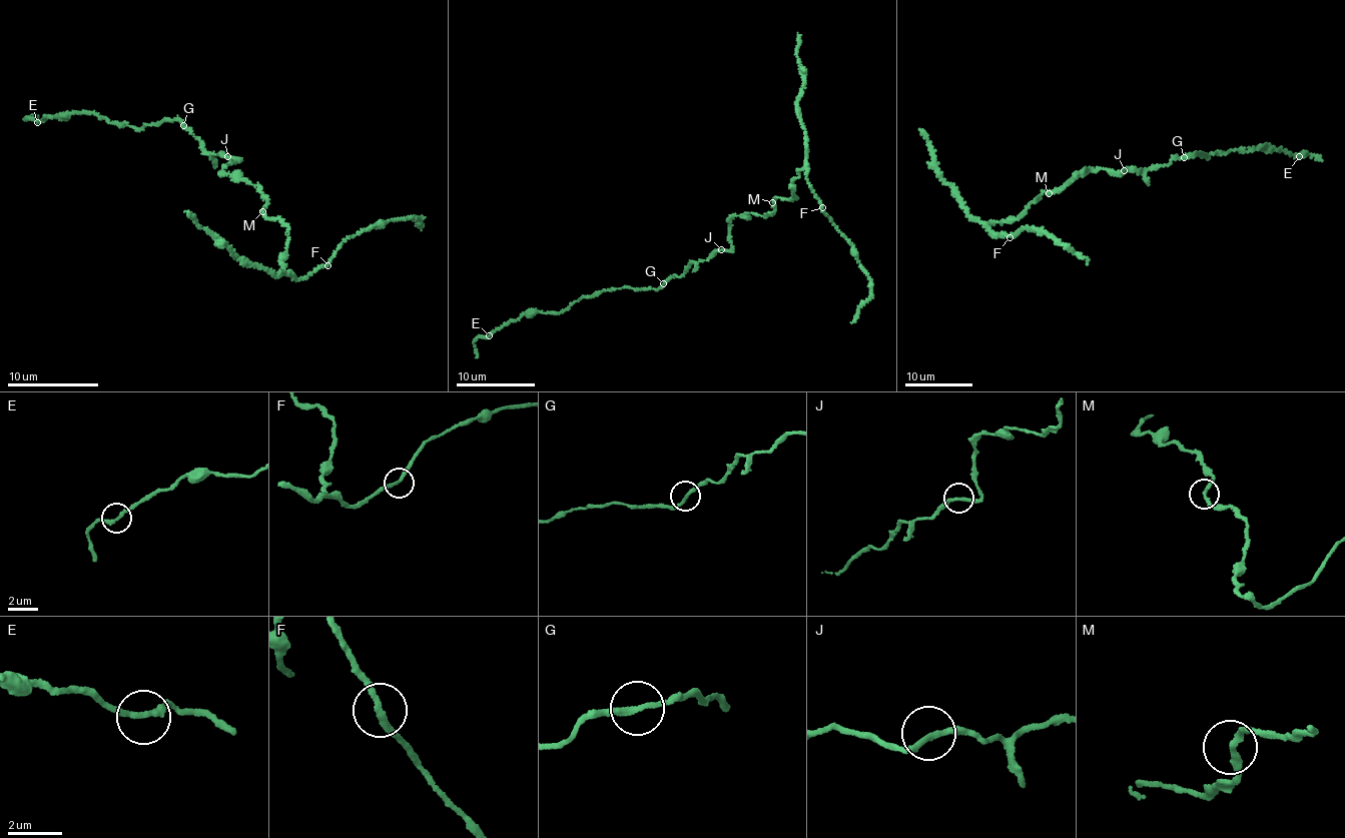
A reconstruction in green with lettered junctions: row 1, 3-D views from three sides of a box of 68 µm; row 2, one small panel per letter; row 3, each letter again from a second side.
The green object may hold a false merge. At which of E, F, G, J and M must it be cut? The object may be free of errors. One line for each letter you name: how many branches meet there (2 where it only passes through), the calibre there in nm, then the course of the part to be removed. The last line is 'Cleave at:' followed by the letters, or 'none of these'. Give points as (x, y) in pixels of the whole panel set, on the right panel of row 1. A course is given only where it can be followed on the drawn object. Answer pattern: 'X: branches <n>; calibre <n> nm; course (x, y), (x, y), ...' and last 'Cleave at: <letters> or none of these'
Cleave at: none of these

